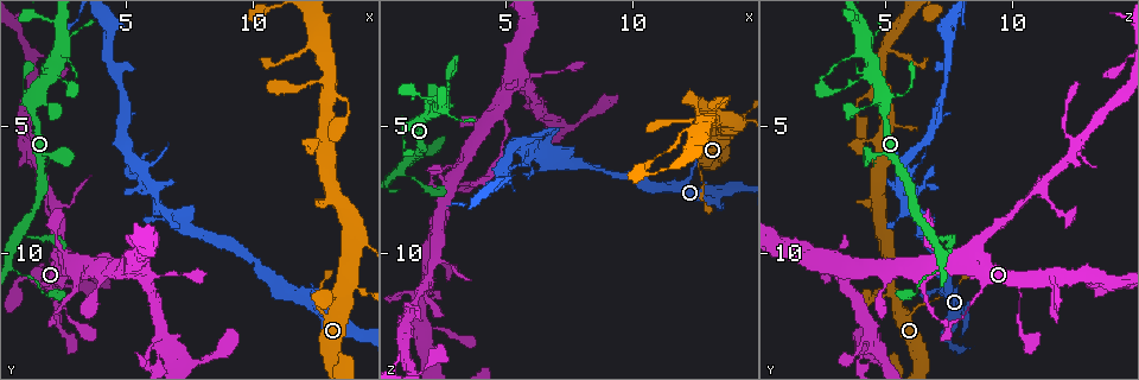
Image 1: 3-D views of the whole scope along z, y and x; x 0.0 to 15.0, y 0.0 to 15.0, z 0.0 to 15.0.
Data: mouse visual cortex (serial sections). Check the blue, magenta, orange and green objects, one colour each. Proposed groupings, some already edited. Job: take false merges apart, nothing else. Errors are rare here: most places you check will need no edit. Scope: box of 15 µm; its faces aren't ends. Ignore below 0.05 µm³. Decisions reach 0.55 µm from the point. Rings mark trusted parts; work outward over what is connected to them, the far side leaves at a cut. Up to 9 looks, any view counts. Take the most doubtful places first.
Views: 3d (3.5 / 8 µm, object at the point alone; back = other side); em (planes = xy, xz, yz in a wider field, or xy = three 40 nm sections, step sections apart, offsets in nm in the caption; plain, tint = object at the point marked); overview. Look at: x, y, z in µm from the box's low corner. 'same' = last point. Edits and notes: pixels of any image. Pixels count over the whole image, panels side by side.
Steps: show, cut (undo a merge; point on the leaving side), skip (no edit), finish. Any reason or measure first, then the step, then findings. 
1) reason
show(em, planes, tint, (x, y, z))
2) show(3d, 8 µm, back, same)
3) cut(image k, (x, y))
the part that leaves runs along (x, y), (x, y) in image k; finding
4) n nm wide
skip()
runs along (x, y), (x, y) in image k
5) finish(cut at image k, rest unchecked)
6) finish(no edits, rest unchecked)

calibre changes
show(3d, 8 µm, (2.1, 6.2, 4.4))

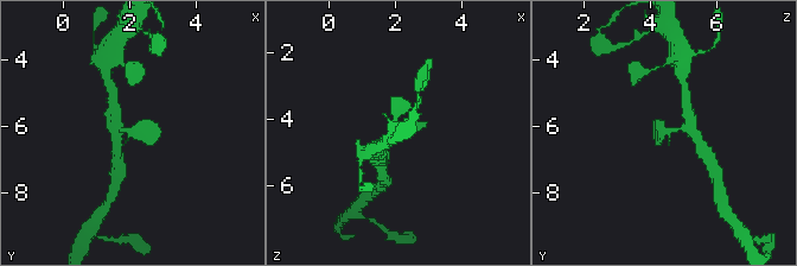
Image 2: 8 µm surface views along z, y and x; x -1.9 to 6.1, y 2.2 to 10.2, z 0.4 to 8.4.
now the EM
show(em, xy, step 5, tint, (2.2, 6.2, 4.5))

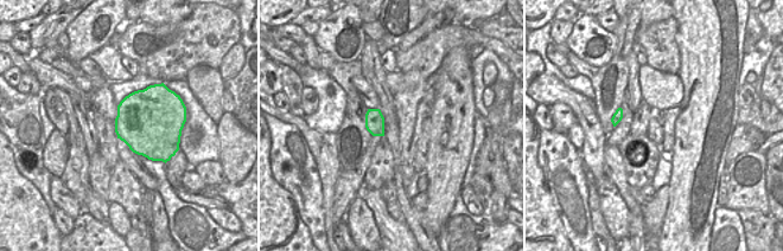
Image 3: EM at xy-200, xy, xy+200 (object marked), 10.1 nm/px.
190 nm wide
skip()
runs along (382, 158), (394, 137), (426, 122) in image 2; all the same cell

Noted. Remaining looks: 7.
arms part here
show(3d, 3.5 µm, (4.8, 5.0, 7.0))

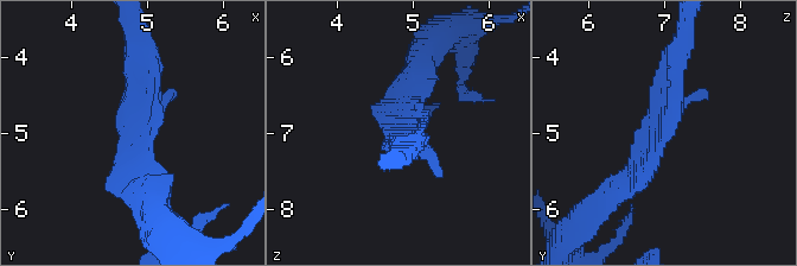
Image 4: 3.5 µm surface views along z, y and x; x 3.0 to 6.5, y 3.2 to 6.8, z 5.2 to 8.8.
now the EM
show(em, xy, step 5, tint, (4.85, 4.95, 7.00))

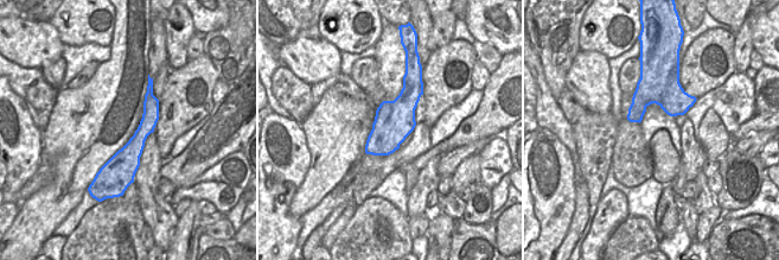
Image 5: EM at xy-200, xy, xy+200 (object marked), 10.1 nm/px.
400 nm wide
skip()
runs along (617, 189), (668, 126), (677, 50) in image 4; all the same cell

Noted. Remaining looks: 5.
sudden change in width
show(3d, 3.5 µm, (1.3, 4.2, 4.8))

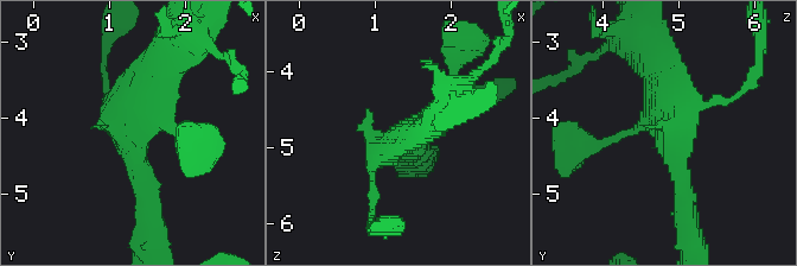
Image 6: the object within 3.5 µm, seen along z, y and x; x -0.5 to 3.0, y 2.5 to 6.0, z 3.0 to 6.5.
shape alone is not enough
show(em, xy, step 2, tint, (1.30, 4.10, 4.95))

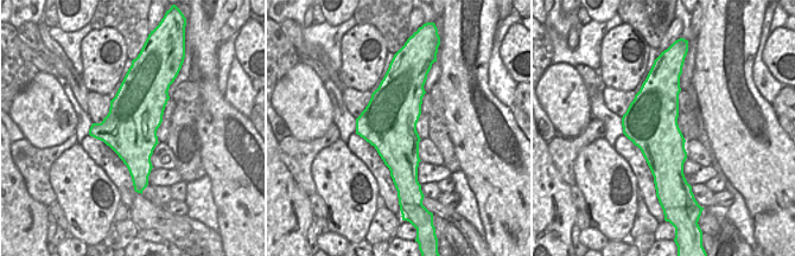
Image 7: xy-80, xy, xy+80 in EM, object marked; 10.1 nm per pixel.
4 arms
skip()
runs along (687, 202), (674, 103), (654, 63) in image 6; all the same cell

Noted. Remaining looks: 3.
three-way junction
show(3d, 8 µm, (12.8, 1.8, 5.0))

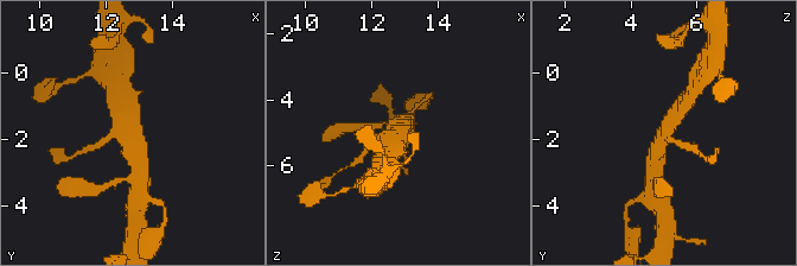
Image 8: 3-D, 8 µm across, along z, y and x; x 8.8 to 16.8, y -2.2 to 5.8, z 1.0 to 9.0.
show(3d, 3.5 µm, (12.7, 1.8, 5.1))

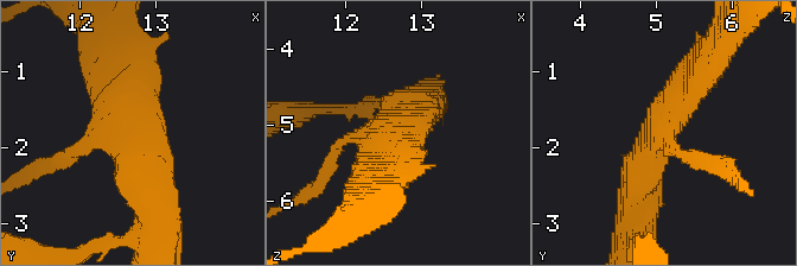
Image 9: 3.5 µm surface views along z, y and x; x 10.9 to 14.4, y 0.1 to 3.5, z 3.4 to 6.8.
show(em, xy, step 1, tint, (12.70, 1.75, 5.05))

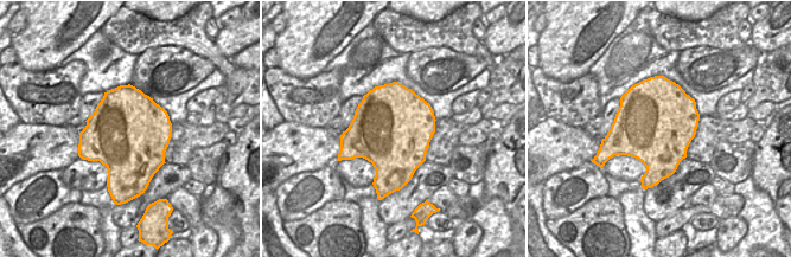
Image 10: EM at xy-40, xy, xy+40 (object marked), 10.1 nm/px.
3 arms
skip()
runs along (636, 198), (664, 118), (706, 63) in image 9; all the same cell

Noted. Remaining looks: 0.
finish(no edits, rest unchecked)

